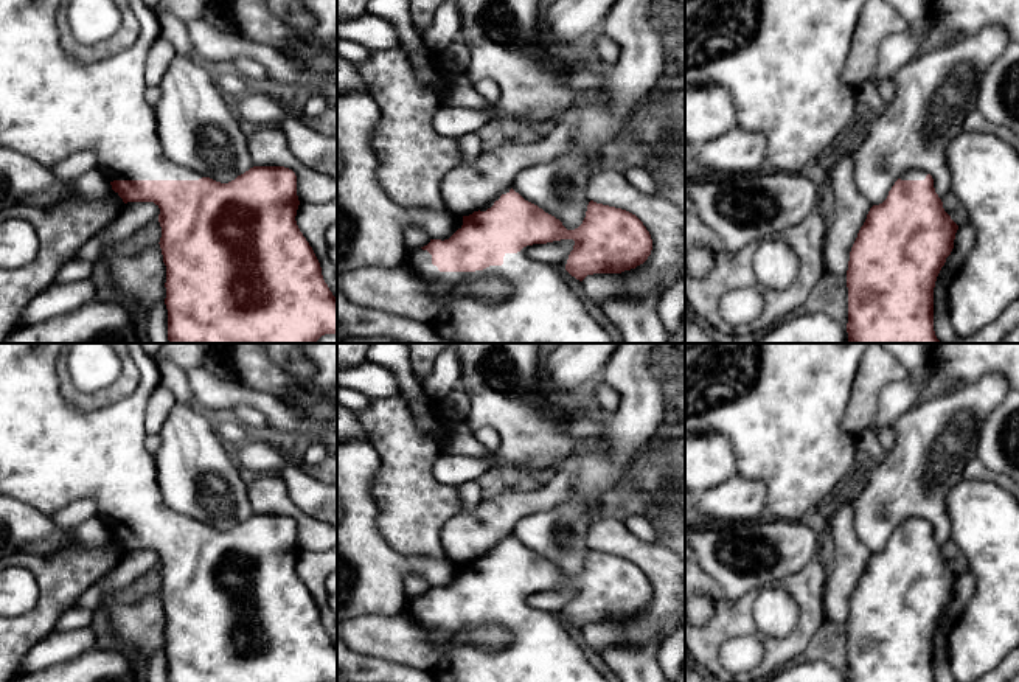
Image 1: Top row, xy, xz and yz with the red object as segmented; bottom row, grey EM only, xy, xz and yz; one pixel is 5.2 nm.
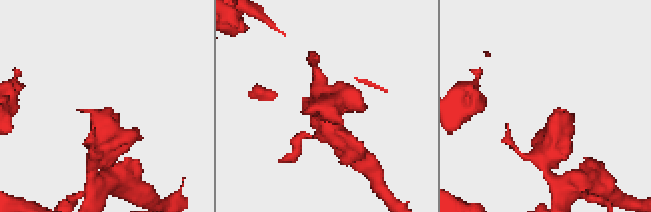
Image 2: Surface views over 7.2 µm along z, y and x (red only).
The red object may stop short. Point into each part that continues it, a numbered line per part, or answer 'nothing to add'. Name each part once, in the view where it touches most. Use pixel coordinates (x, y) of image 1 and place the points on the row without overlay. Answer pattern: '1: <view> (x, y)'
1: xz (541, 650)

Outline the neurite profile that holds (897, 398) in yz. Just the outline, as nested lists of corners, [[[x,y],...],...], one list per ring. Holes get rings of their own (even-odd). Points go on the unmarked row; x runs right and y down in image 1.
[[[909,378],[887,384],[879,391],[875,426],[893,427],[895,421],[923,398]]]

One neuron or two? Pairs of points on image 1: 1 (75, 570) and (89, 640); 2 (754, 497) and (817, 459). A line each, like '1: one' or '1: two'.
1: two
2: two

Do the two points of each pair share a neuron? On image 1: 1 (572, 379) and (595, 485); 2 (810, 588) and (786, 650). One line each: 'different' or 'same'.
1: different
2: same

